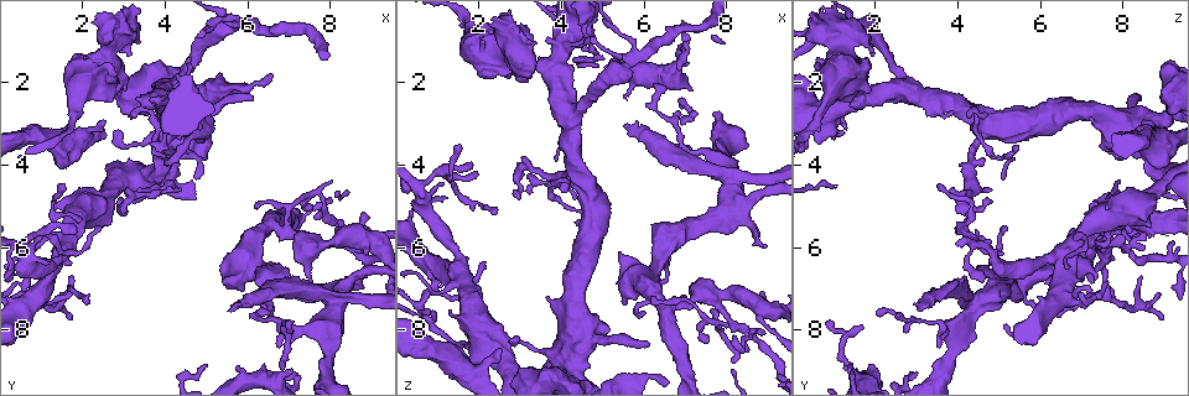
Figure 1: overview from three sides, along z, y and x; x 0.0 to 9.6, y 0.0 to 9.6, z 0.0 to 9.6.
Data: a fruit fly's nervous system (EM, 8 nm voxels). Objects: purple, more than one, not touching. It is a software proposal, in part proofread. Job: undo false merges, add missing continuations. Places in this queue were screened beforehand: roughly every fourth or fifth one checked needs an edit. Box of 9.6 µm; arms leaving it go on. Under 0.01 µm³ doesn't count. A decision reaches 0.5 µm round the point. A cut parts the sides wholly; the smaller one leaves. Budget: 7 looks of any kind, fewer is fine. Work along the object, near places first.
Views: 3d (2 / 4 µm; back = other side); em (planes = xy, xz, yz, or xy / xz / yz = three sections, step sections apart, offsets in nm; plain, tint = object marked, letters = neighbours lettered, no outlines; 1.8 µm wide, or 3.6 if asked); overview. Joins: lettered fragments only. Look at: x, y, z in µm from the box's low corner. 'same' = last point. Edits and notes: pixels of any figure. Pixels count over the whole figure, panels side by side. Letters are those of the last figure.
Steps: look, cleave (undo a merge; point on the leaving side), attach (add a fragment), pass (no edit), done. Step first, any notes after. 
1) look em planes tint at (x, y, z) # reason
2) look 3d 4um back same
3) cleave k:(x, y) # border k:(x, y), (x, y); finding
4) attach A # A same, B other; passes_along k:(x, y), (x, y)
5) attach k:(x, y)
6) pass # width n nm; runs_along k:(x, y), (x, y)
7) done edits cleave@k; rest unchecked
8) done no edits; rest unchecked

look 3d 4um at (8.25, 5.85, 7.90) # three-way junction

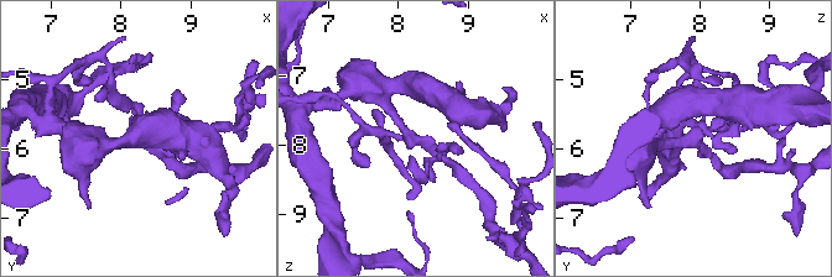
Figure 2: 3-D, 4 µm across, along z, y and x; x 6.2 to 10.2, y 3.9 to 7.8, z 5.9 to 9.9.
look em planes letters at (8.15, 5.90, 7.90) # need the tissue

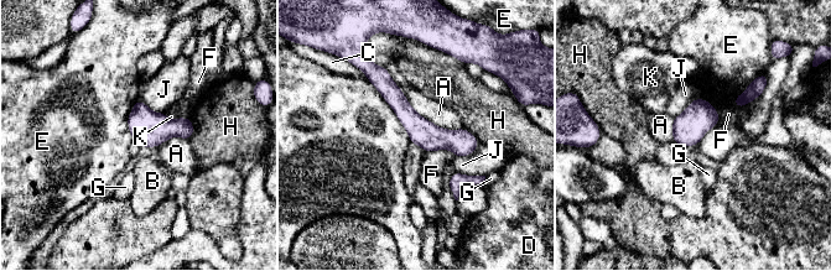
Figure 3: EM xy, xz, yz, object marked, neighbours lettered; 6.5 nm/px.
pass # width 180 nm; A other, B other, C other, D other, E other, F other, G other, H other, J other, K other; runs_along 3:(378, 69), (431, 137), (473, 146); all the same neuron

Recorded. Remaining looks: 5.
look 3d 2um at (6.85, 9.00, 1.50) # thick turns thin

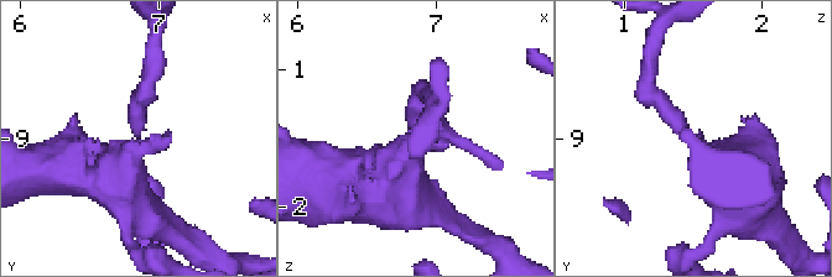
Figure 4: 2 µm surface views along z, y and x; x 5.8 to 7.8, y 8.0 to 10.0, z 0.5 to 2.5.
look em yz step 8 tint same

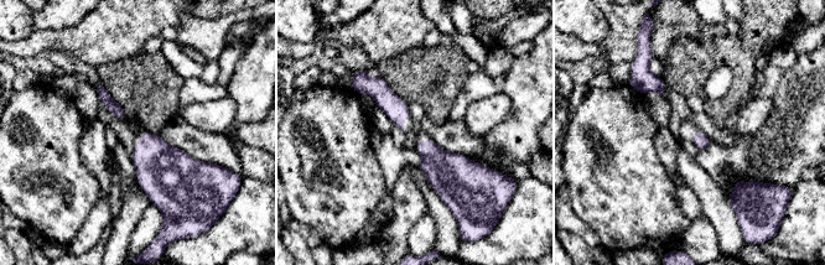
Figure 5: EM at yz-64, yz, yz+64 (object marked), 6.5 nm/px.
look em yz step 8 letters same

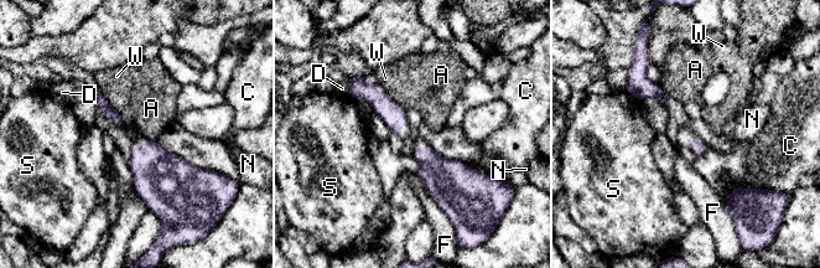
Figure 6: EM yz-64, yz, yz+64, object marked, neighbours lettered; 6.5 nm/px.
pass # longest_contact F 360 nm; A other, C other, D other, F other, N other, S other, W other; all the same neuron

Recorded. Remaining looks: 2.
look em planes tint at (3.20, 2.75, 4.70) # thin end

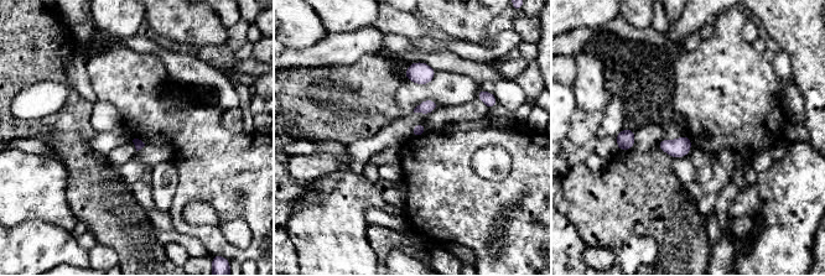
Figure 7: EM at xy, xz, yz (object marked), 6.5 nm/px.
look em planes letters same

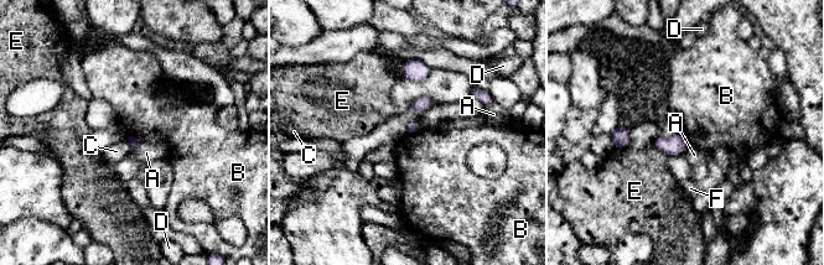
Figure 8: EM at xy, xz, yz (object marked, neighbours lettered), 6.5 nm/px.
pass # longest_contact E 130 nm; A other, B other, C other, D other, E other, F other; border 8:(421, 128), (408, 135); none of them fits

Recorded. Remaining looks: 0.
done no edits; rest unchecked

